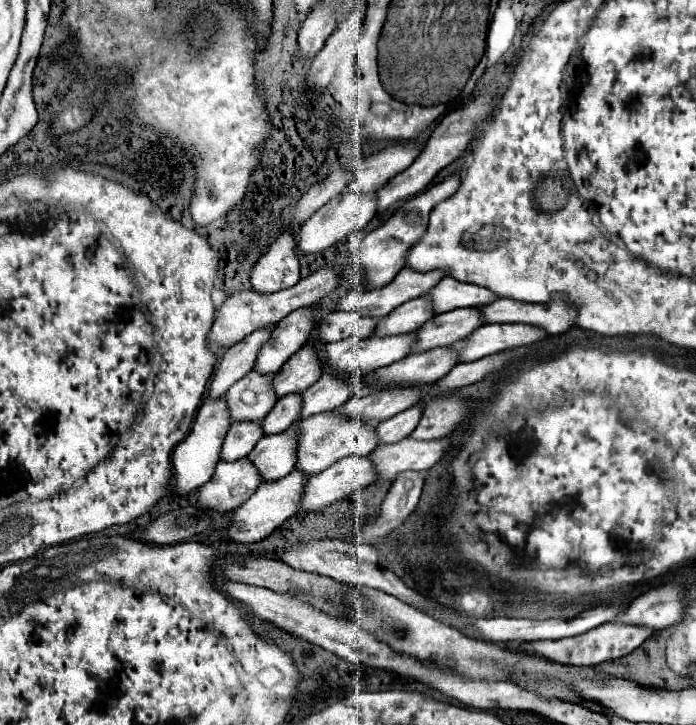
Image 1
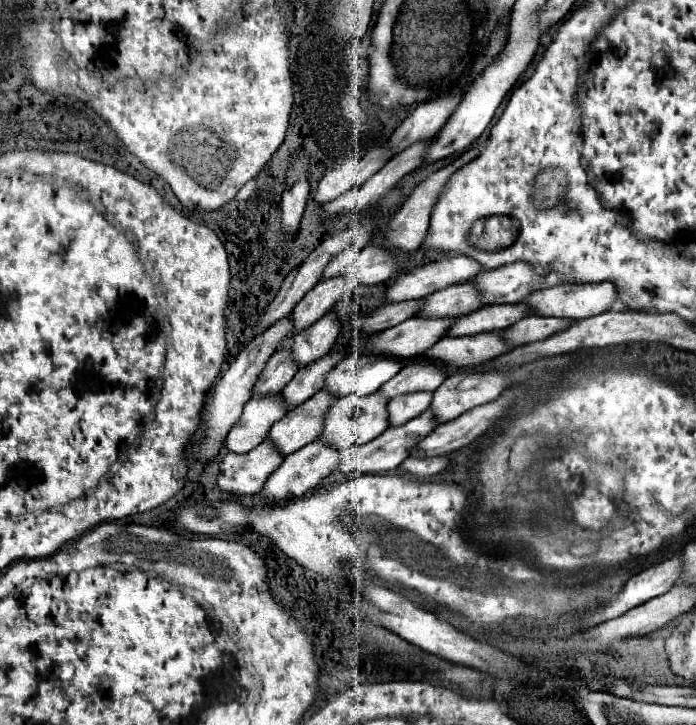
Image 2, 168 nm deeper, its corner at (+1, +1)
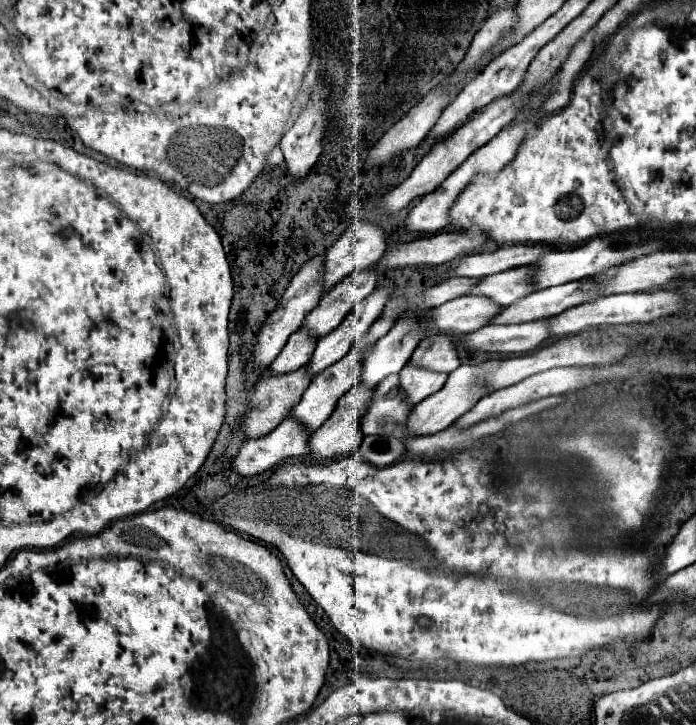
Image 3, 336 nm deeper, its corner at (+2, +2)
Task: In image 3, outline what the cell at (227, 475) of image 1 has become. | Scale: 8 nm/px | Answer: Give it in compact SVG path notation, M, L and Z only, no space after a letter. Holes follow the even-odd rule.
M286 417L276 429L258 439L248 439L234 457L234 469L248 477L264 473L286 459L308 453L308 435L292 417Z

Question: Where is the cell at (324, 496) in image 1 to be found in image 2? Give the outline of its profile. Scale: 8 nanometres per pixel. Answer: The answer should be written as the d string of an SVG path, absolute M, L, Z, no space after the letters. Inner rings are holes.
M425 410L421 416L409 420L407 424L397 426L397 428L387 428L379 438L375 438L375 440L371 440L367 444L361 444L361 446L351 446L349 450L345 450L341 454L341 464L337 466L337 472L343 474L343 476L353 476L355 472L357 474L383 474L383 472L391 472L391 470L395 470L407 458L411 446L415 446L421 438L425 438L433 428L435 428L433 414L431 414L431 410Z

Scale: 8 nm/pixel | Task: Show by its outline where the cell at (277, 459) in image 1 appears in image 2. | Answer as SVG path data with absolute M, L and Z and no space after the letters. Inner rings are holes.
M319 390L313 398L309 398L309 402L303 402L297 406L297 410L289 410L279 422L275 422L267 434L267 440L283 456L297 452L317 438L325 410L333 400L335 396L331 396L327 390Z

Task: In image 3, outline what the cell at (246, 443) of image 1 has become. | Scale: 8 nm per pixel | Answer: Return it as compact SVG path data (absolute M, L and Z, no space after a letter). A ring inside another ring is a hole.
M304 367L296 373L272 375L262 379L252 395L252 409L244 419L244 431L250 439L270 433L296 405L310 385L304 377Z

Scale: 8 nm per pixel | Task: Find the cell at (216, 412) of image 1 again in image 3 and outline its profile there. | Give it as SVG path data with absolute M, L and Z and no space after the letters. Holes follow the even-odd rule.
M316 255L312 257L310 261L306 261L300 271L292 277L288 289L284 291L278 307L270 313L270 317L266 319L260 335L258 335L258 343L256 343L256 349L254 349L254 357L252 361L256 361L256 367L258 371L264 371L276 357L278 353L282 351L282 347L286 345L288 337L300 329L304 317L318 305L318 301L322 299L324 293L320 293L320 269L324 269L324 255Z

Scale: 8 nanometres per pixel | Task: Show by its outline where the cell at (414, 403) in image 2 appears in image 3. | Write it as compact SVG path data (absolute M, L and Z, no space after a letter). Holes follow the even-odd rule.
M406 365L400 371L400 387L410 405L416 405L428 395L436 393L444 383L444 373L424 373L424 369L412 369L412 365Z

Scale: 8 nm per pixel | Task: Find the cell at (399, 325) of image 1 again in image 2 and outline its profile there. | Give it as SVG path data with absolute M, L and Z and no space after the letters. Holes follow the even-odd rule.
M453 284L423 298L423 306L417 312L419 318L457 318L481 308L477 290L471 284Z

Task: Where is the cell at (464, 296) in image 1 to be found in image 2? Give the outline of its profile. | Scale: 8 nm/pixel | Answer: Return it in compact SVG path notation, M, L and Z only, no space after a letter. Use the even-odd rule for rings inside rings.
M527 262L505 264L495 270L483 270L469 278L485 304L515 304L539 288L543 278Z

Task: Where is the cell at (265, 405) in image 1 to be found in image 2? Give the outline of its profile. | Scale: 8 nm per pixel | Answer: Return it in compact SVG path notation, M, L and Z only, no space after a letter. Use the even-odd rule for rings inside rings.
M277 350L261 370L255 386L253 386L253 396L255 398L267 398L275 396L283 390L283 386L297 374L297 366L291 360L291 352Z

